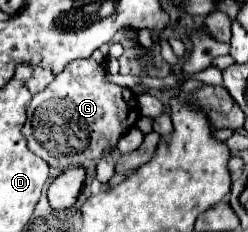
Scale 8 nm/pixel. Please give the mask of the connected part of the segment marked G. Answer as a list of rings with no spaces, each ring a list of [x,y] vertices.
[[[97,50],[91,58],[75,60],[67,64],[67,68],[37,96],[31,98],[27,106],[27,122],[23,126],[23,136],[27,140],[27,148],[41,156],[51,168],[67,170],[73,166],[85,166],[87,162],[99,162],[103,154],[117,150],[117,140],[137,124],[139,120],[139,104],[133,92],[111,84],[105,80],[105,56]]]

